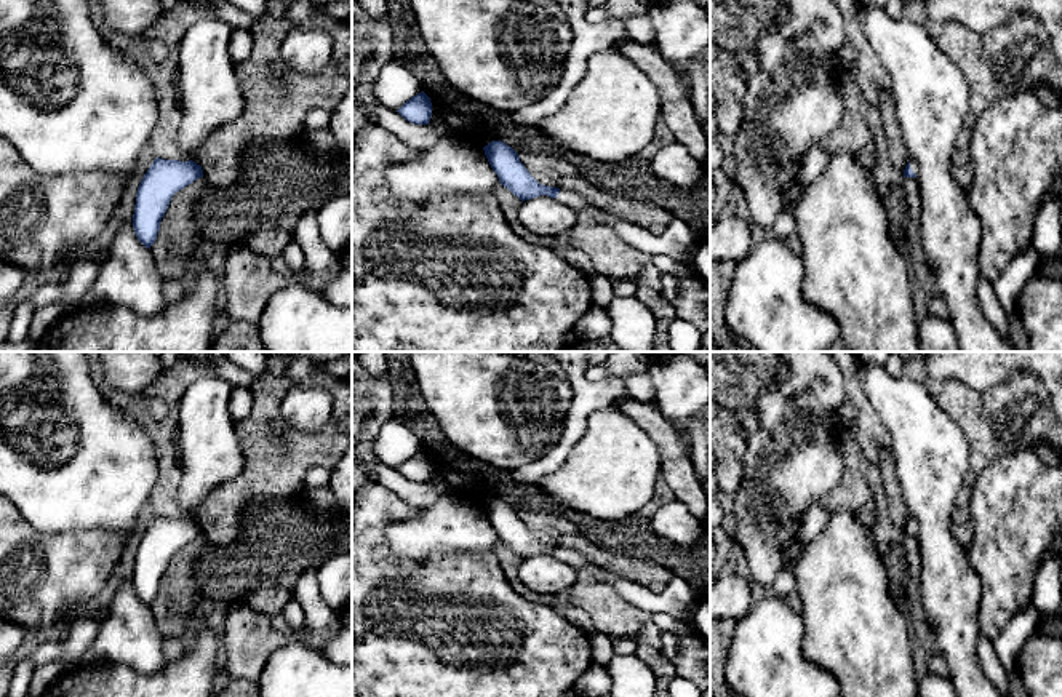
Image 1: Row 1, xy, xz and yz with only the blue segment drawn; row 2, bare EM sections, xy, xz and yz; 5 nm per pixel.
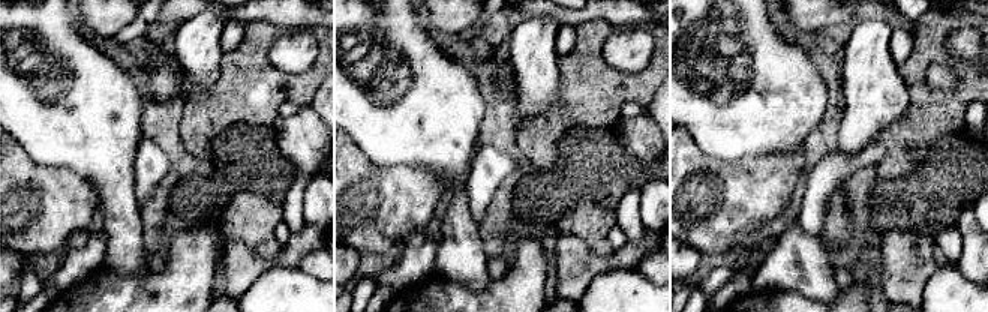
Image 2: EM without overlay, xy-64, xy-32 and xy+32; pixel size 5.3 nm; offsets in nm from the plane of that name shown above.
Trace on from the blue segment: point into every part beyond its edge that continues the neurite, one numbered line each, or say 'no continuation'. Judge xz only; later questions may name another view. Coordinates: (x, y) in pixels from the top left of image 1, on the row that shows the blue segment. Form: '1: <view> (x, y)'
no continuation

